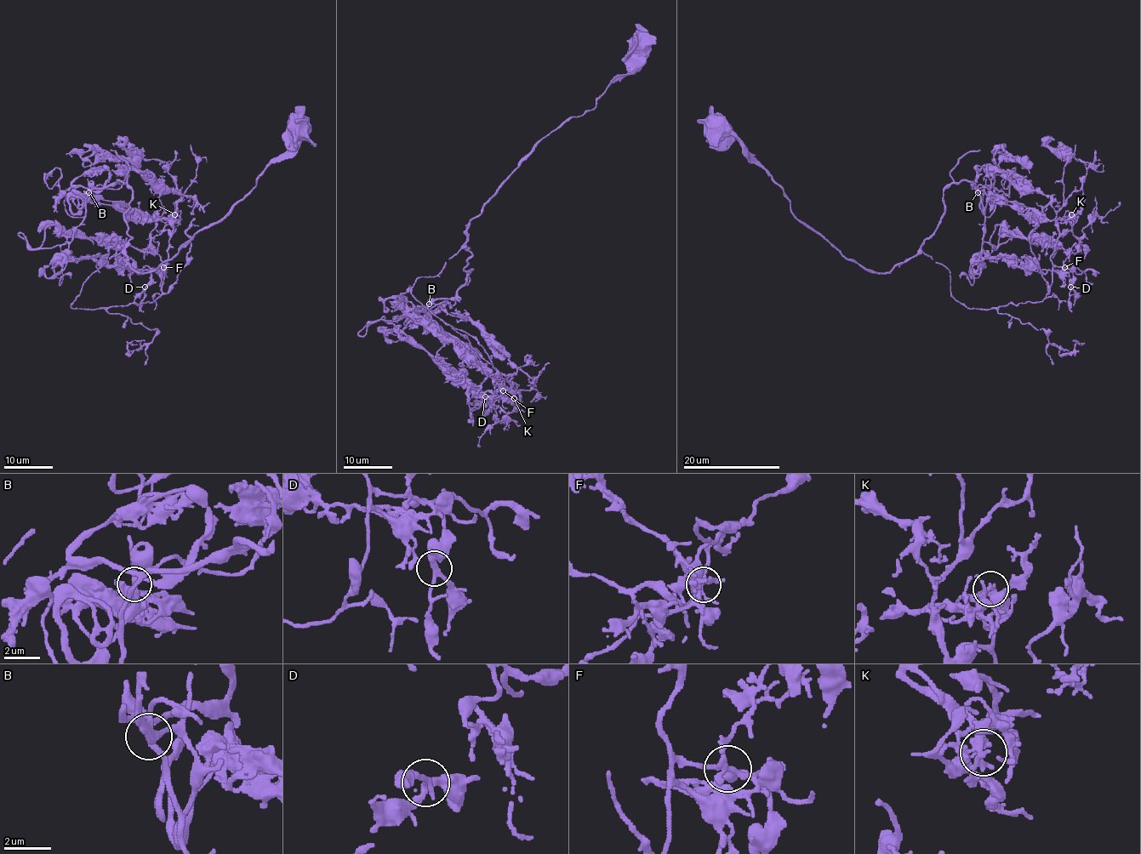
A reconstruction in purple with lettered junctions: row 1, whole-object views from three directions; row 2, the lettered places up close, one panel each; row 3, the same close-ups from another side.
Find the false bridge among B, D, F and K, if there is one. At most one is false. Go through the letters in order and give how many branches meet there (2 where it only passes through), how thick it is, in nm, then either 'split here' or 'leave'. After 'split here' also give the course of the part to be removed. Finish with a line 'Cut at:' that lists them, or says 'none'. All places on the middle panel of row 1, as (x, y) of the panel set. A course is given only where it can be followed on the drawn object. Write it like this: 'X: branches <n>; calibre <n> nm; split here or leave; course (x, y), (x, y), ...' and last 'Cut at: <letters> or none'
B: branches 3; calibre 200 nm; leave
D: branches 3; calibre 240 nm; leave
F: branches 3; calibre 170 nm; leave
K: branches 3; calibre 200 nm; leave
Cut at: none

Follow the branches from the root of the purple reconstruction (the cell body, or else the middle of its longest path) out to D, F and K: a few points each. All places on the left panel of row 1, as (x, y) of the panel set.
D: (295, 128), (252, 190), (147, 272), (127, 263), (132, 190), (90, 190), (69, 254), (157, 269), (145, 287)
F: (295, 128), (252, 190), (147, 272), (127, 263), (132, 190), (117, 180), (89, 192), (169, 223), (163, 267)
K: (295, 128), (252, 190), (147, 272), (127, 263), (132, 190), (117, 180), (89, 192), (152, 220), (174, 214)

